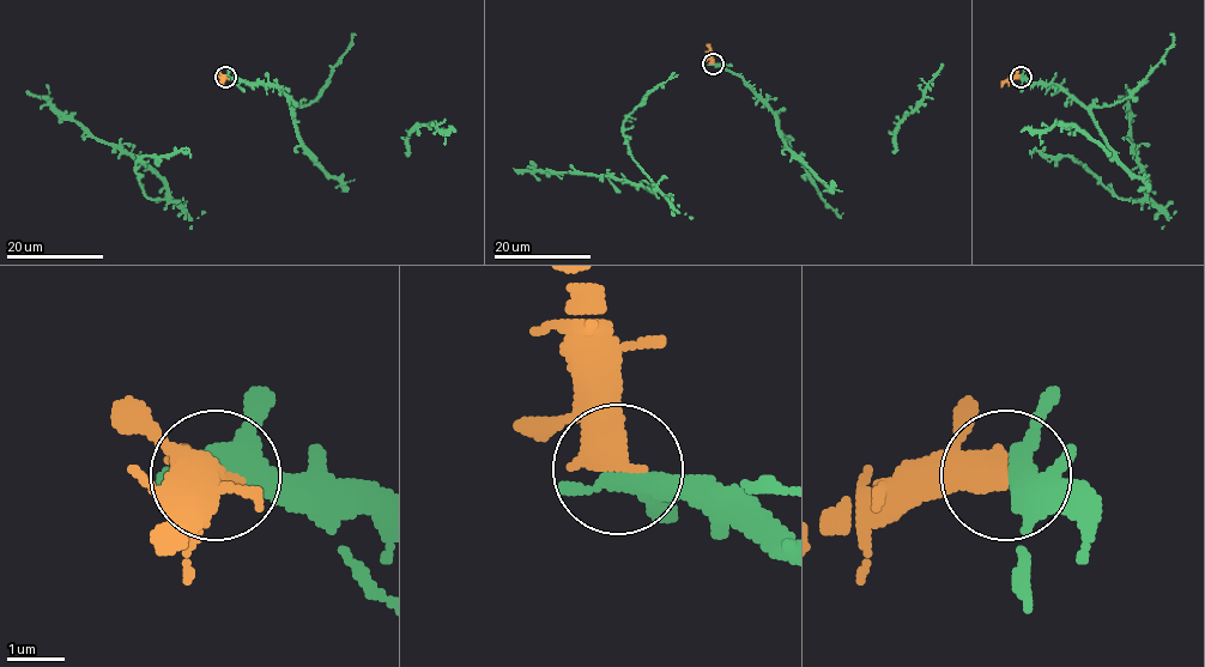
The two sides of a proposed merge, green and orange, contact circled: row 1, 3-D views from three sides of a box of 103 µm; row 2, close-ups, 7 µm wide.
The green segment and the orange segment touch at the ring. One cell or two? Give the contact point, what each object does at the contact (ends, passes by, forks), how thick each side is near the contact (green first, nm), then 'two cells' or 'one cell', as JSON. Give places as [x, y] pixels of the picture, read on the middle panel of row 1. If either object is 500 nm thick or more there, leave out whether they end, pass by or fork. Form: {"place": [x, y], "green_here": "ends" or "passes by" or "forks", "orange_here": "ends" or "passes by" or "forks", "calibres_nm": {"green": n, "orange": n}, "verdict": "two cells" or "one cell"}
{"place": [713, 64], "calibres_nm": {"green": 400, "orange": 550}, "verdict": "one cell"}

